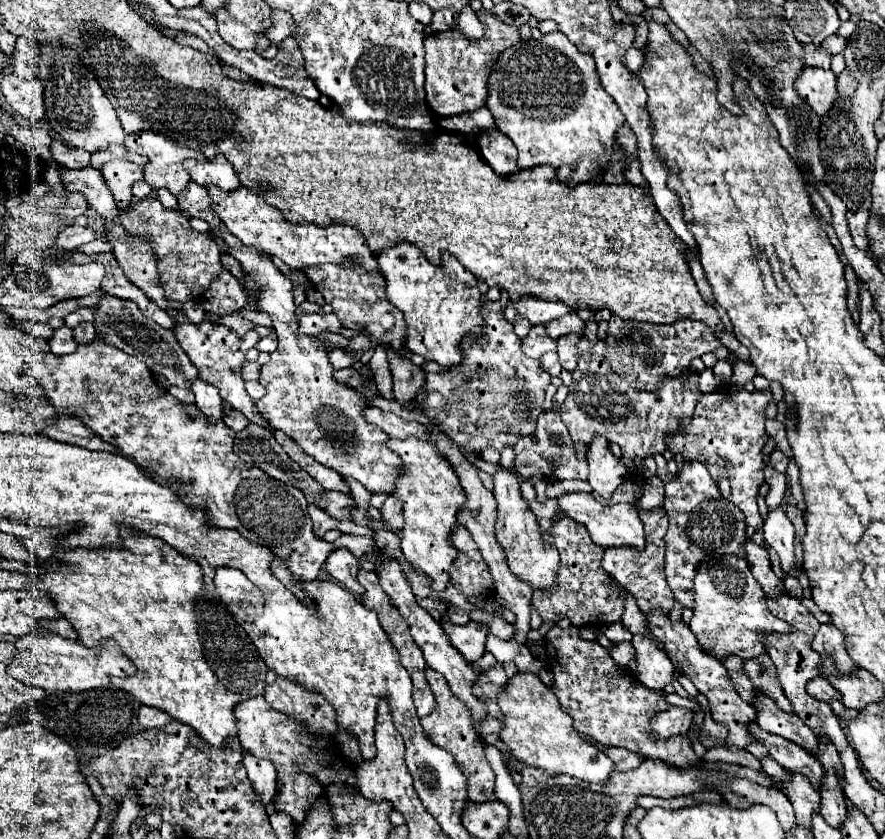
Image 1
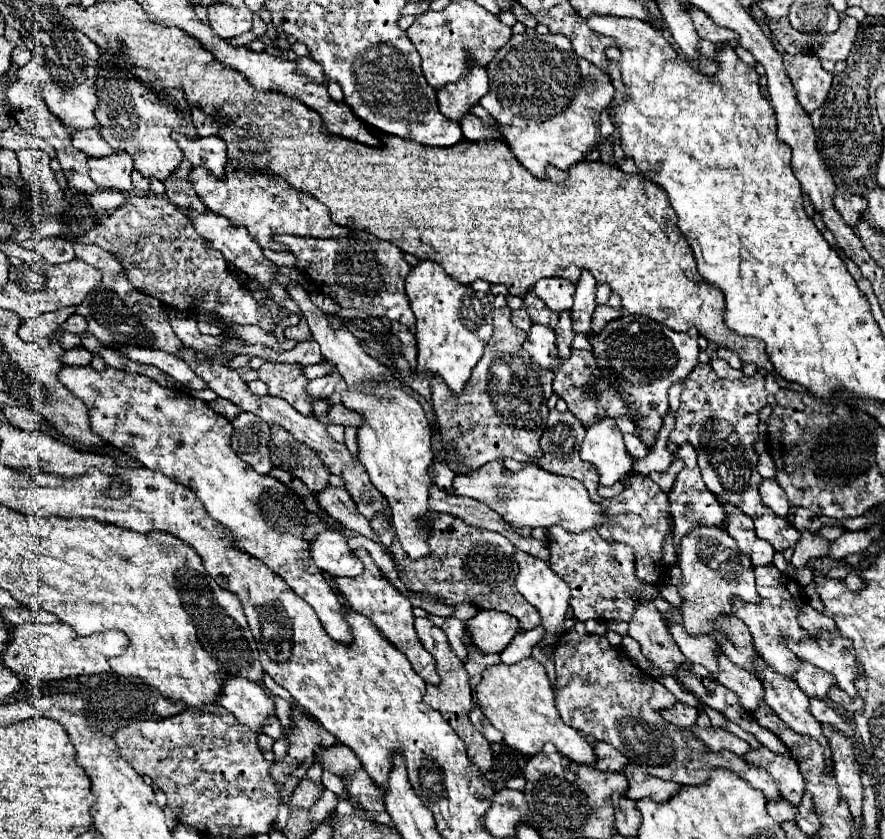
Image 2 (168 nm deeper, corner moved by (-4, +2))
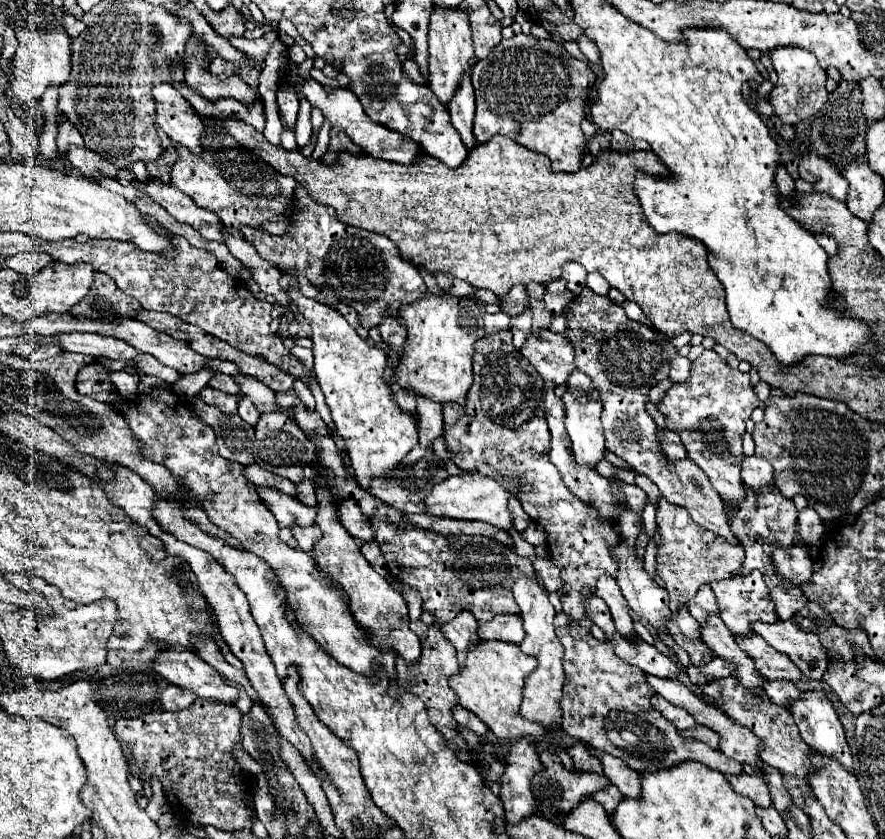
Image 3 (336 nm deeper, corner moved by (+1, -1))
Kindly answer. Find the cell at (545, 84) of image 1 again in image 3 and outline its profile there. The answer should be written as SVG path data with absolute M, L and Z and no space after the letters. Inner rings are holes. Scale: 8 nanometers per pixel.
M515 35L503 39L487 59L477 61L471 69L471 81L475 87L477 113L473 123L473 133L477 143L489 141L493 135L507 135L515 143L543 153L551 159L553 171L579 171L581 159L587 151L587 137L581 131L581 121L585 119L591 105L591 91L595 87L597 75L567 53L567 49L553 39L535 39L531 35Z

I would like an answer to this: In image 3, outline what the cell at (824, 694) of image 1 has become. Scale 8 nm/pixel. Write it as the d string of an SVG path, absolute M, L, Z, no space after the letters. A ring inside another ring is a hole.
M753 635L753 639L735 639L751 659L755 659L755 665L763 673L767 681L787 681L787 683L799 683L801 671L799 667L783 653L775 651L765 639L759 635Z

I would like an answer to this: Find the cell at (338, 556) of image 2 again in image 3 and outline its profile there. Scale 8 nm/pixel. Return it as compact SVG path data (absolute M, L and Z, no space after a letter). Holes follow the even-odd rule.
M293 525L293 537L297 539L301 551L311 553L313 545L321 537L321 531L319 531L319 527L299 527L299 525Z

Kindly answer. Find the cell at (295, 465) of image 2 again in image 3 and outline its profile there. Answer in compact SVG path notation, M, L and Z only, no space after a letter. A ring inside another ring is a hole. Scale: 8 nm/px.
M261 413L257 427L255 427L255 447L253 447L253 455L255 455L255 463L271 473L277 473L281 477L287 477L289 481L293 481L295 485L301 483L303 477L303 469L305 465L311 465L313 459L313 449L311 441L303 435L303 431L299 429L299 425L293 419L287 419L287 415L281 413Z

